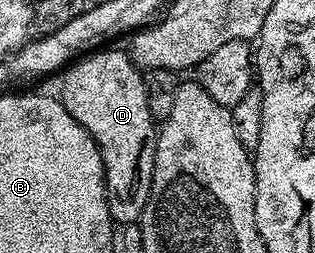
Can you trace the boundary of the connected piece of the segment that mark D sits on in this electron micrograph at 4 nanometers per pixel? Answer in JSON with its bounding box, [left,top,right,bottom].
[59,50,159,225]

